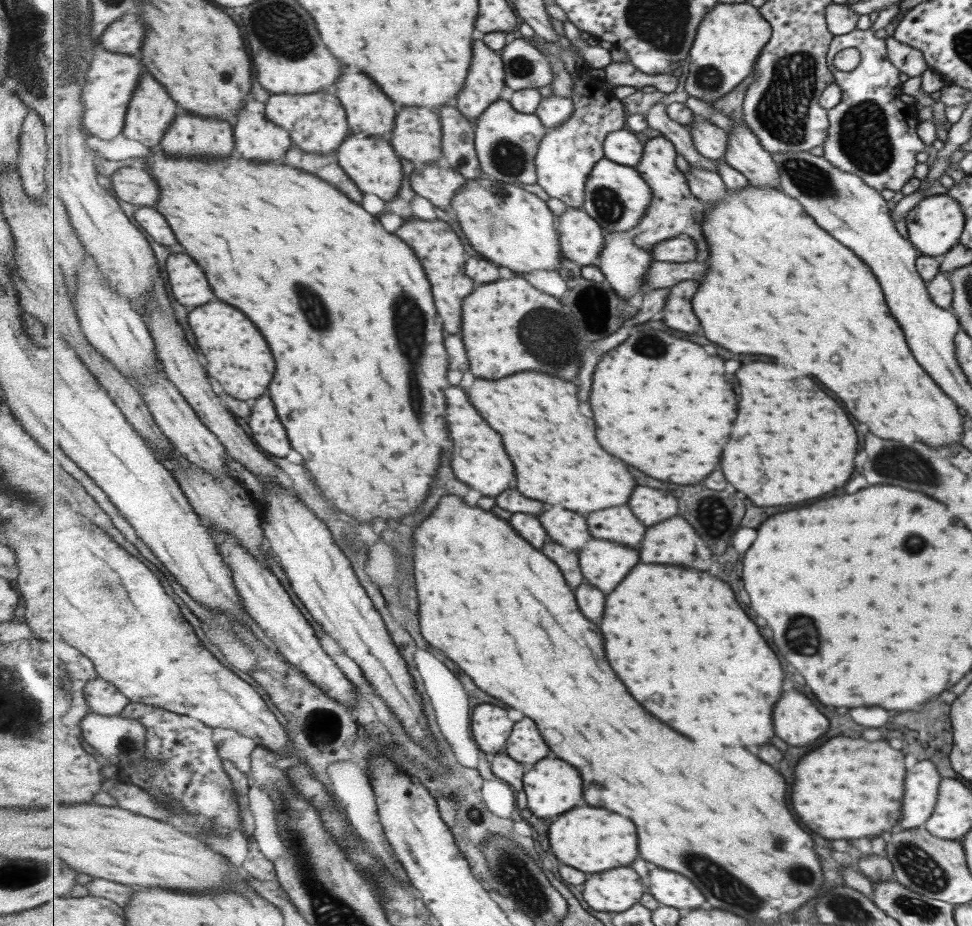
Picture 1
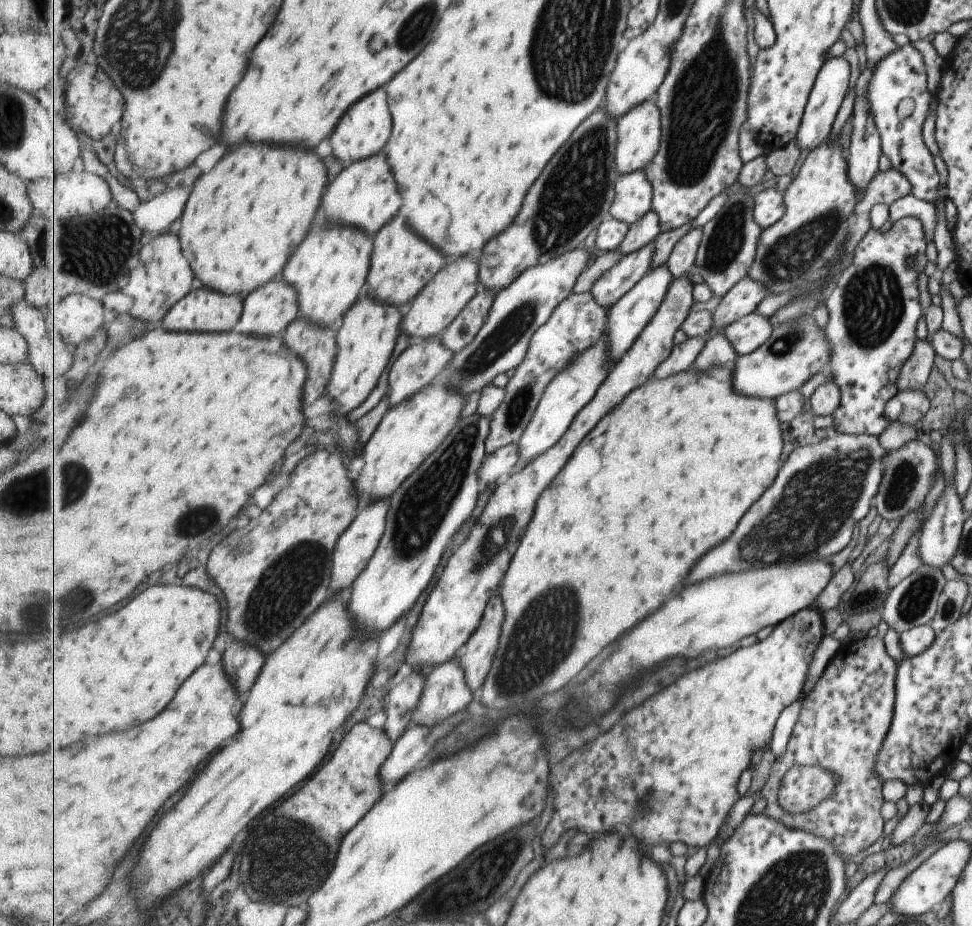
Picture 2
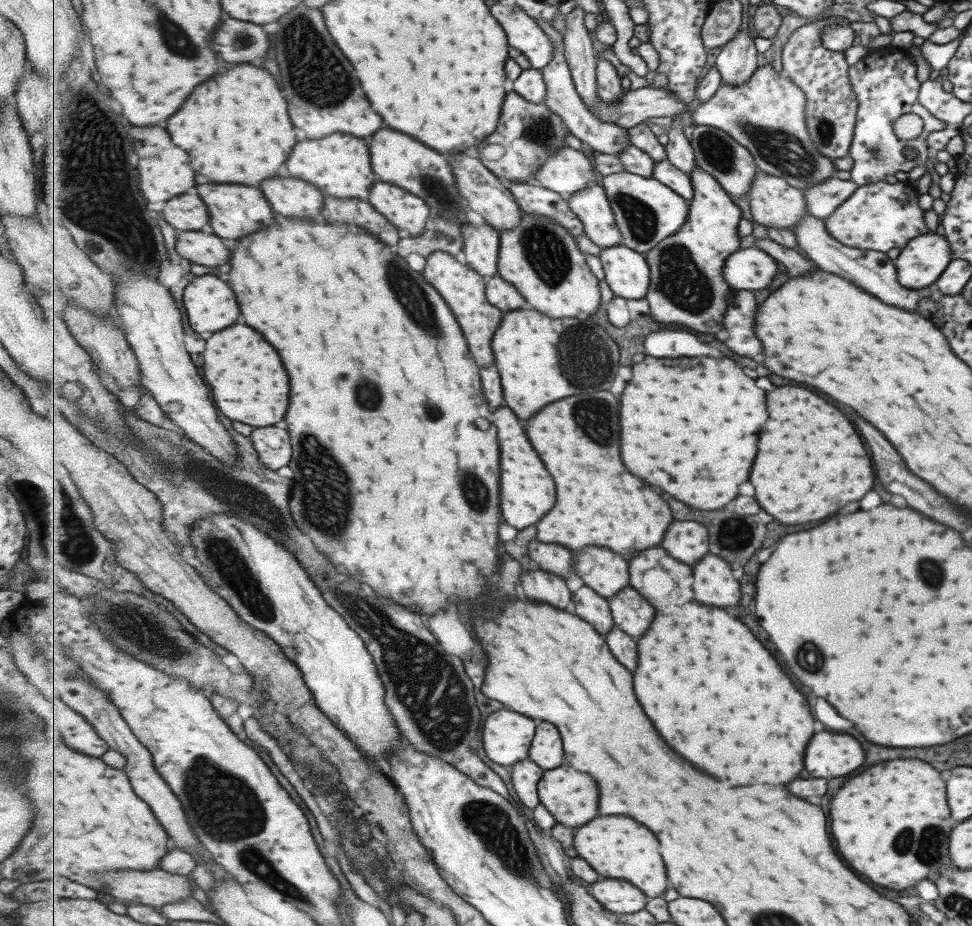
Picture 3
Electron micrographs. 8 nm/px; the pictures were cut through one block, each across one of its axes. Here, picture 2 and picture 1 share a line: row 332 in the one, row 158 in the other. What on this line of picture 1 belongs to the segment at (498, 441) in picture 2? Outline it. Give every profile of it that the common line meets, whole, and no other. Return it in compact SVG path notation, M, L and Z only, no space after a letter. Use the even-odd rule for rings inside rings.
M583 64L571 73L574 82L574 113L558 127L549 129L539 146L535 164L538 184L548 194L565 202L569 207L581 209L586 201L586 182L594 166L606 157L605 142L611 133L626 127L628 113L623 102L613 95L610 86Z

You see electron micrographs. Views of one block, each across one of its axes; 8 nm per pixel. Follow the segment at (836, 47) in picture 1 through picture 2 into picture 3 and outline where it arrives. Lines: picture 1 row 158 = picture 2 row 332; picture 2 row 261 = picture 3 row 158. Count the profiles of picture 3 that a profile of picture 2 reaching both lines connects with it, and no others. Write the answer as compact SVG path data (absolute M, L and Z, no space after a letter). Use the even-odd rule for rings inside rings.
M905 50L897 52L873 52L863 56L859 62L851 66L851 78L855 78L855 90L859 90L859 122L854 122L855 128L855 146L851 146L851 154L847 154L853 160L853 166L849 170L850 178L858 187L868 185L877 181L883 181L887 174L895 172L908 173L913 166L924 164L929 149L926 146L925 139L928 133L941 130L945 123L931 116L923 106L917 102L919 80L915 77L917 65L913 63L916 60L915 53L907 53ZM901 114L917 114L922 120L922 132L914 139L903 140L897 138L893 133L893 122Z

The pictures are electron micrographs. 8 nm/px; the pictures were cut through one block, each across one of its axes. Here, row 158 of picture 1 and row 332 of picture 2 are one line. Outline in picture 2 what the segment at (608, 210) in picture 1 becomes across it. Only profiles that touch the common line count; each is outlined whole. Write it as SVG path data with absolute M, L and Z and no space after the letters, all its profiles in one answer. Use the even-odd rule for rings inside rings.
M607 326L601 338L589 348L586 348L571 364L563 369L553 382L546 388L542 401L531 419L530 425L523 433L520 444L520 459L517 469L525 469L533 460L546 453L557 442L561 441L575 417L594 400L595 395L614 370L616 360L610 355L610 336Z

